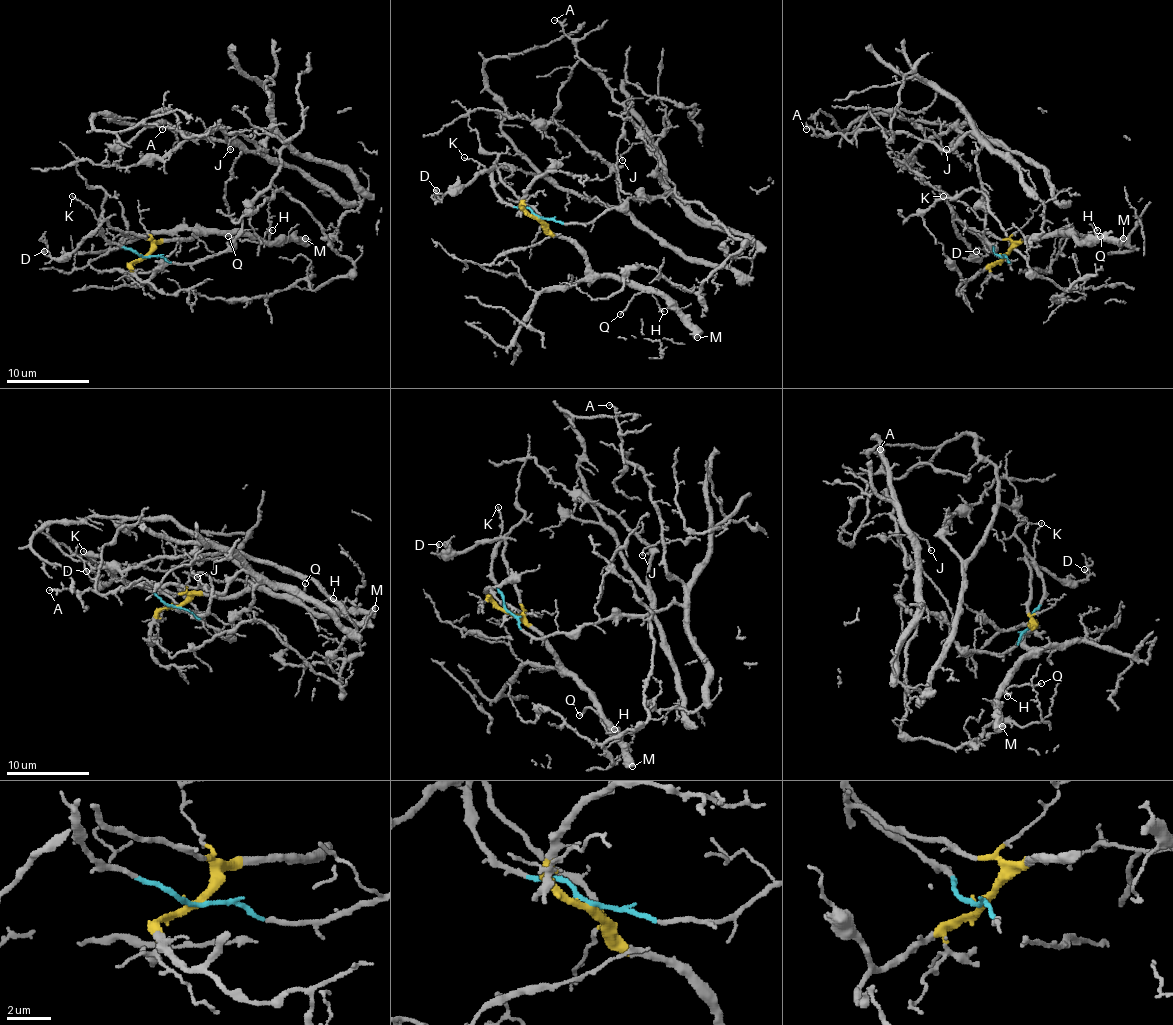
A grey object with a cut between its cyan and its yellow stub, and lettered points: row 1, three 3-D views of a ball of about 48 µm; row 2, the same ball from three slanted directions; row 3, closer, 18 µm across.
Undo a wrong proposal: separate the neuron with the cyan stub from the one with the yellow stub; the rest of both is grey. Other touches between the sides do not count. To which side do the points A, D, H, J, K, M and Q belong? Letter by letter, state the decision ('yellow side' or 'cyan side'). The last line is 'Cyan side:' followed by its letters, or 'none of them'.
A: cyan side
D: yellow side
H: yellow side
J: cyan side
K: cyan side
M: yellow side
Q: yellow side
Cyan side: A, J, K

